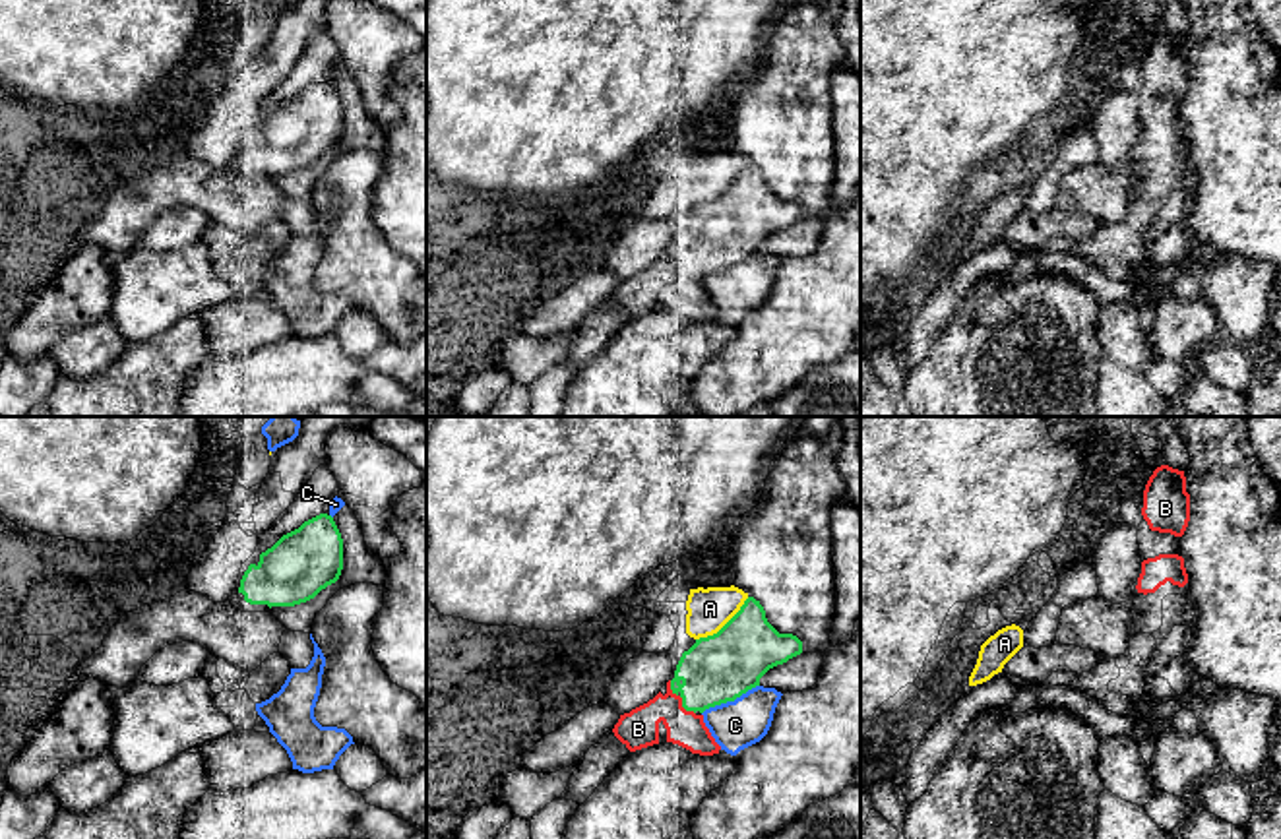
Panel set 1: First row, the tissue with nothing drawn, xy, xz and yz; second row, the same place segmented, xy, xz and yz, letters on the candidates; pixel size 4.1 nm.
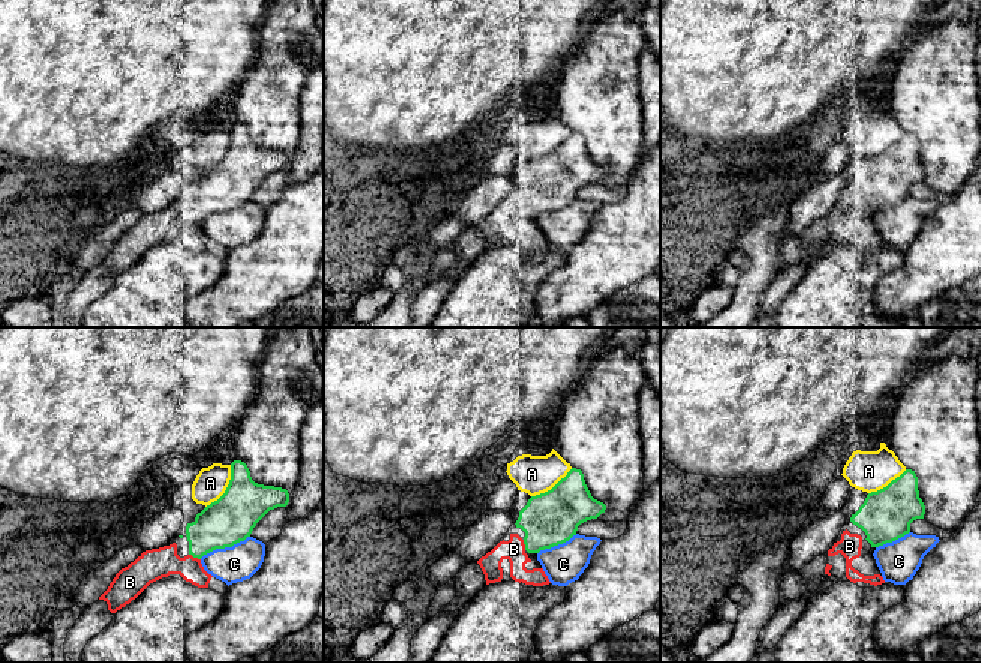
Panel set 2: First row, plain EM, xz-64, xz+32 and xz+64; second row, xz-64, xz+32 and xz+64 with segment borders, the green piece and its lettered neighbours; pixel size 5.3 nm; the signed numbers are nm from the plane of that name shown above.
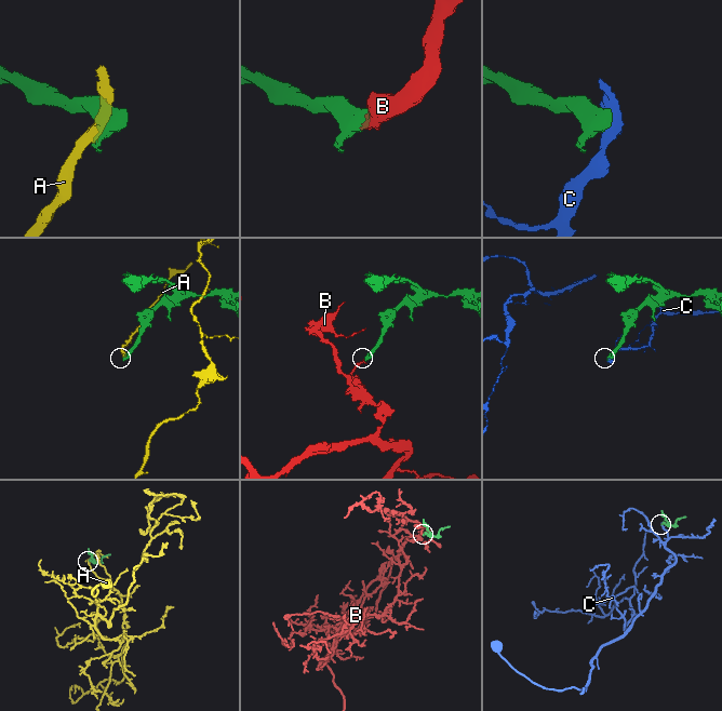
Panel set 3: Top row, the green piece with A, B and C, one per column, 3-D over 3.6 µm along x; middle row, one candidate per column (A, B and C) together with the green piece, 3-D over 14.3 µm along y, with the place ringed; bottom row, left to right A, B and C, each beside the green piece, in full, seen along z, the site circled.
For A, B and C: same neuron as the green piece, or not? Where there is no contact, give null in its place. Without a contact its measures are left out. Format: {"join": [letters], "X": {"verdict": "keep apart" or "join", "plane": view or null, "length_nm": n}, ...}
{"join": ["B"], "A": {"verdict": "keep apart", "plane": "xz", "length_nm": 280}, "B": {"verdict": "join", "plane": "xz", "length_nm": 180}, "C": {"verdict": "keep apart", "plane": "xz", "length_nm": 260}}

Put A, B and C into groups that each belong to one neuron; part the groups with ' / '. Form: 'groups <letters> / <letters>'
groups A / B / C

